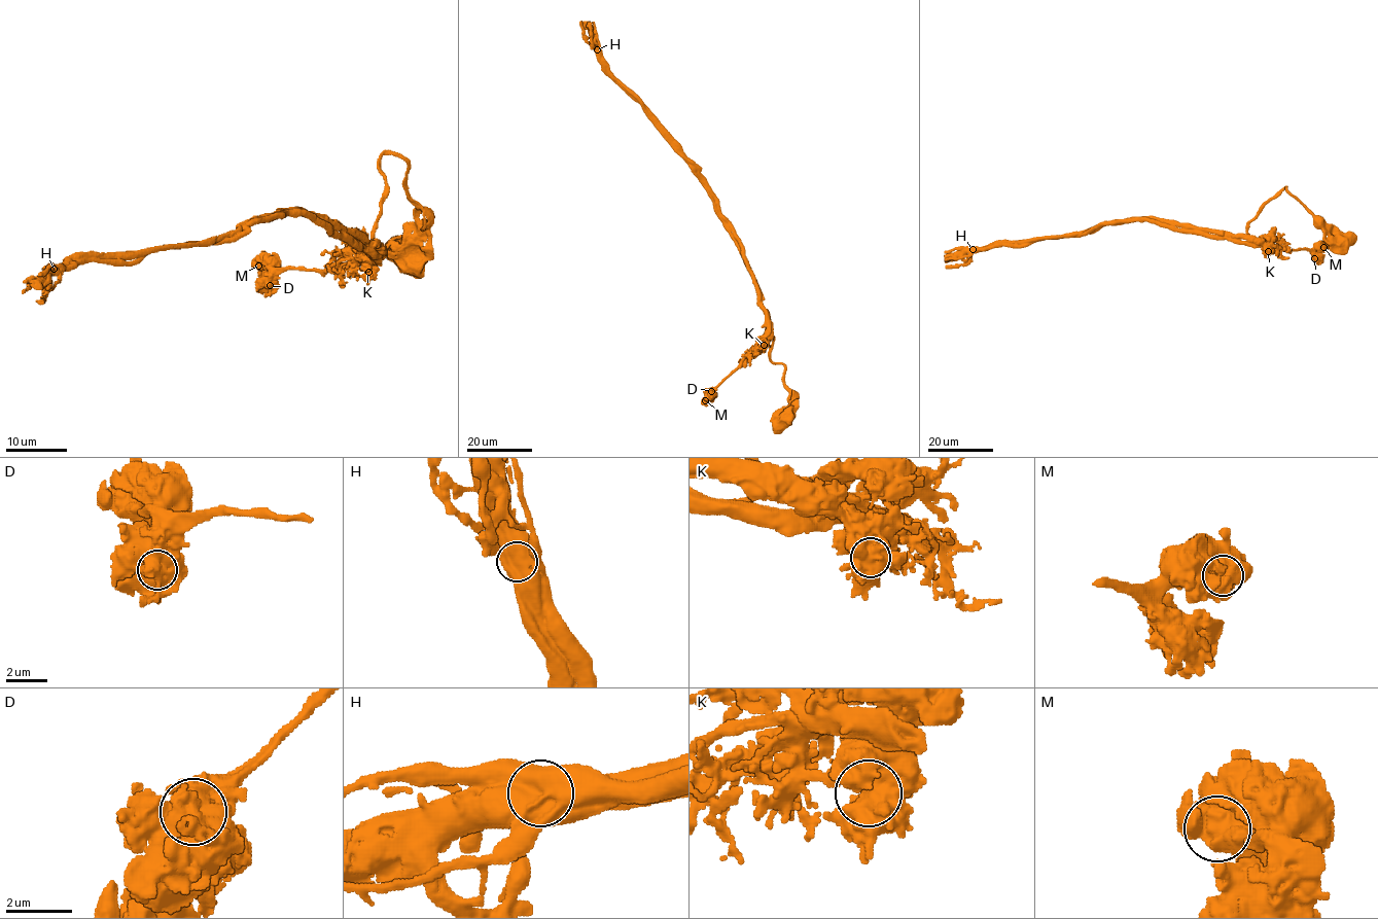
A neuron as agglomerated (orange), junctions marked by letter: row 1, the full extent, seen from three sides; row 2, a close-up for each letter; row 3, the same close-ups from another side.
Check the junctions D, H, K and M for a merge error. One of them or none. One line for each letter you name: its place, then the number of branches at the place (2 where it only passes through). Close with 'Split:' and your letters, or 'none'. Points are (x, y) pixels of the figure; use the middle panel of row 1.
H: (597, 49) | 1
Split: H

